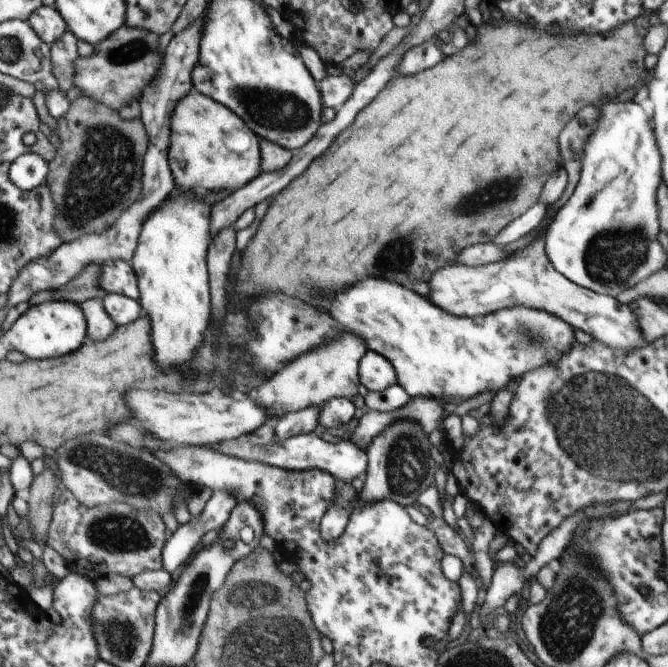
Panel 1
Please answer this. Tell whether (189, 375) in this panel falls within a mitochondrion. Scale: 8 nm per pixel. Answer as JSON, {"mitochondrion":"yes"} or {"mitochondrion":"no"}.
{"mitochondrion":"yes"}

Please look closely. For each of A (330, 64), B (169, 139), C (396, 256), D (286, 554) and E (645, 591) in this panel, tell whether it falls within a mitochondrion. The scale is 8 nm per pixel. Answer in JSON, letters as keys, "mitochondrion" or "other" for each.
{"A":"other","B":"other","C":"mitochondrion","D":"other","E":"other"}

